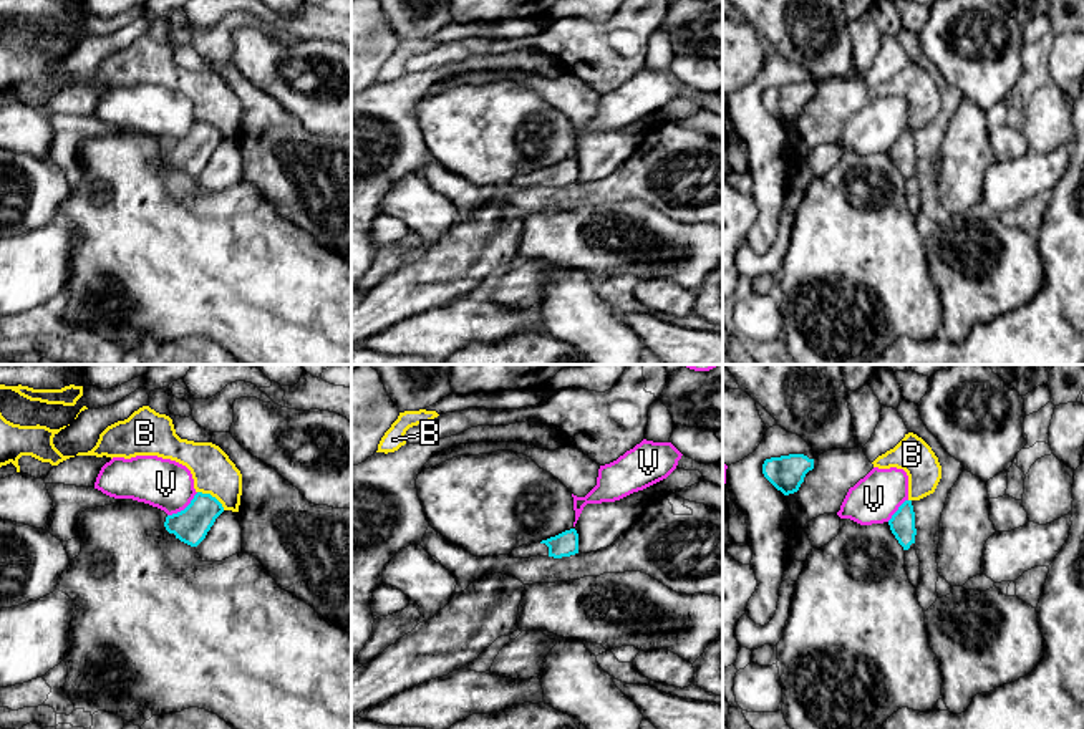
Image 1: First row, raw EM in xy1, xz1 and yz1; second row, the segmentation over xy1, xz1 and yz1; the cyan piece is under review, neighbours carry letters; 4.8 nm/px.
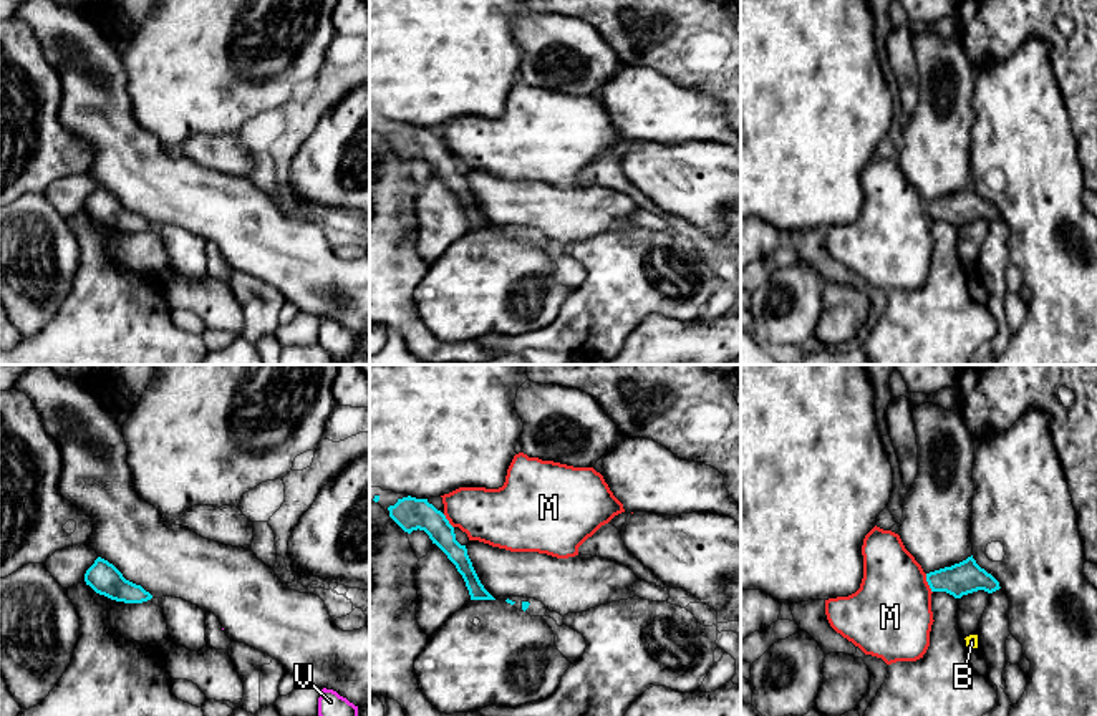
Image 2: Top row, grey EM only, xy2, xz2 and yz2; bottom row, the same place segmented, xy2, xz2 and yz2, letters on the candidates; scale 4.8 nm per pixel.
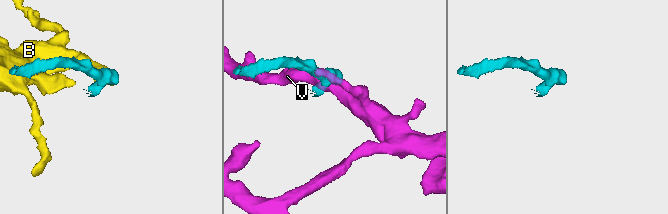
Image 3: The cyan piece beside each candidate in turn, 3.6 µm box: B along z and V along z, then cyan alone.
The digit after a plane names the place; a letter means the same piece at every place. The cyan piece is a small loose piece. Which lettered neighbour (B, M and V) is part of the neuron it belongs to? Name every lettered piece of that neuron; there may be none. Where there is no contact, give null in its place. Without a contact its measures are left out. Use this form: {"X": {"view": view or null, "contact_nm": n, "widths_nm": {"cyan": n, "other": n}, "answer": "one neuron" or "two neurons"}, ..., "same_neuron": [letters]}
{"B": {"view": "xy1", "contact_nm": 160, "widths_nm": {"cyan": 170, "other": 200}, "answer": "two neurons"}, "M": {"view": "yz2", "contact_nm": 100, "widths_nm": {"cyan": 160, "other": 400}, "answer": "two neurons"}, "V": {"view": "xy1", "contact_nm": 190, "widths_nm": {"cyan": 170, "other": 240}, "answer": "two neurons"}, "same_neuron": []}

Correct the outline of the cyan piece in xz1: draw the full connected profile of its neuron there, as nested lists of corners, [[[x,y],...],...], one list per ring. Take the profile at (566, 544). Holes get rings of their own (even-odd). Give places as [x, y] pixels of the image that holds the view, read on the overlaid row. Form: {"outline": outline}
{"outline": [[[570,529],[547,540],[514,548],[509,555],[514,558],[529,558],[537,555],[562,558],[575,553],[578,553],[578,533],[575,529]]]}

